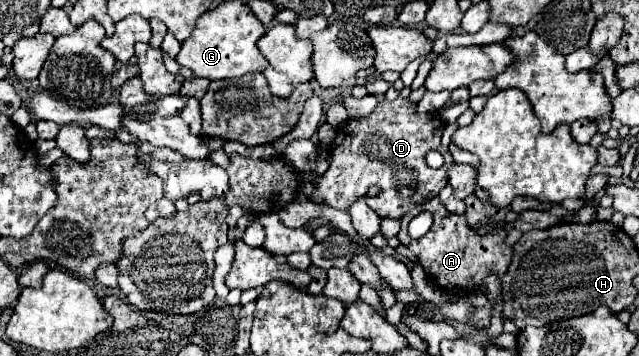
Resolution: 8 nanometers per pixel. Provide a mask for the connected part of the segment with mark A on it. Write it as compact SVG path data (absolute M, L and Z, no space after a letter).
M432 198L430 202L410 210L400 222L402 222L402 230L398 234L398 240L406 246L406 232L408 232L408 224L410 220L424 212L424 210L430 210L432 216L434 216L434 224L432 228L428 230L428 234L424 234L420 240L416 240L414 244L408 244L408 248L412 248L412 252L418 256L418 262L422 264L422 268L432 274L430 278L434 280L434 284L442 290L458 290L460 294L464 292L472 292L476 290L484 276L490 274L490 272L496 272L498 276L502 276L512 260L512 246L508 246L504 242L506 238L506 230L500 230L498 234L486 234L486 236L480 236L480 234L474 234L474 230L470 230L468 222L464 216L456 216L456 214L450 214L442 202L438 198Z

